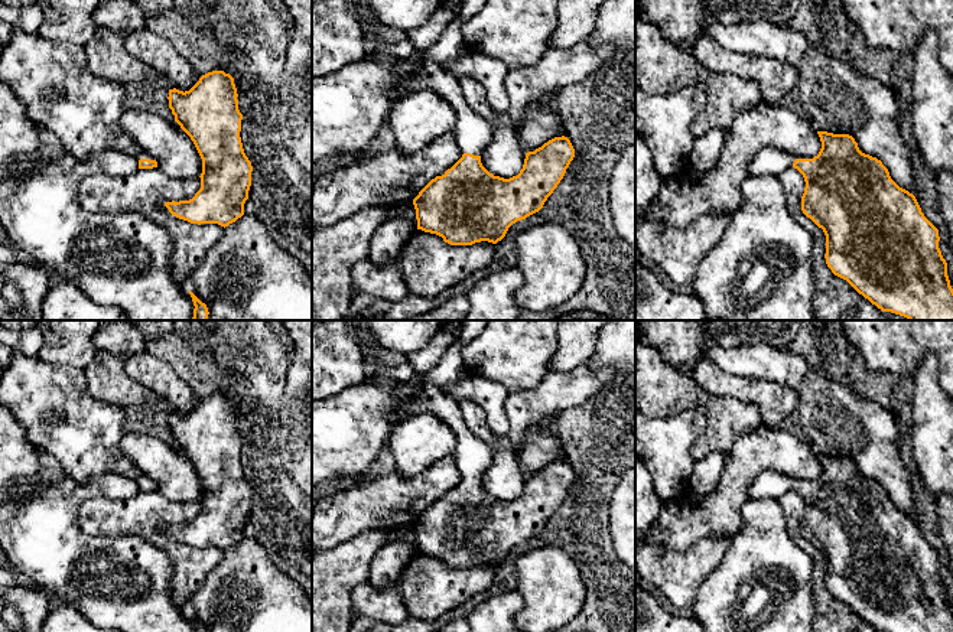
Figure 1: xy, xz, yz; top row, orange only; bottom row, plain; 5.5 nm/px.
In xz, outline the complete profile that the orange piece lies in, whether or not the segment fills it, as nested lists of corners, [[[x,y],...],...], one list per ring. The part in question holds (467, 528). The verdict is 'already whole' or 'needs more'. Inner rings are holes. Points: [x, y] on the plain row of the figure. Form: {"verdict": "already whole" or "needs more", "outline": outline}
{"verdict": "needs more", "outline": [[[456,339],[442,355],[439,364],[422,375],[419,392],[404,405],[390,413],[390,420],[401,423],[419,413],[432,413],[449,424],[458,443],[455,465],[462,480],[442,499],[432,502],[413,522],[417,553],[436,557],[451,569],[472,569],[488,564],[497,567],[517,544],[539,535],[563,502],[575,480],[575,472],[565,459],[554,460],[534,475],[526,476],[523,492],[517,499],[504,502],[489,496],[481,486],[481,476],[491,463],[491,449],[466,427],[459,401],[449,392],[466,368],[462,343]]]}

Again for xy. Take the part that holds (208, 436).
{"verdict": "already whole", "outline": [[[212,394],[189,414],[169,413],[175,444],[193,465],[201,482],[201,512],[189,524],[165,525],[172,538],[191,547],[228,550],[244,538],[253,489],[244,476],[234,401]]]}

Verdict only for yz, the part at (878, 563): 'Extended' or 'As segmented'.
Extended

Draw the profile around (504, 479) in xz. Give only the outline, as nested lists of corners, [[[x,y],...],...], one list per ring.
[[[461,400],[459,410],[466,427],[491,449],[491,463],[481,476],[482,489],[504,502],[523,492],[526,475],[508,436],[494,434],[485,421],[484,410],[472,400]]]

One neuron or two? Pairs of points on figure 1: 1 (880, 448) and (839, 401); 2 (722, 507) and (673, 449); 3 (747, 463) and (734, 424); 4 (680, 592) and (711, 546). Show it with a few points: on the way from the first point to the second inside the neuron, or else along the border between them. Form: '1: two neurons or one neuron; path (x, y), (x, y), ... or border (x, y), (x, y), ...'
1: one neuron; path (868, 436), (845, 413)
2: two neurons; border (689, 486), (666, 502)
3: two neurons; border (761, 422), (753, 430), (747, 430), (727, 453)
4: one neuron; path (680, 580), (702, 557)

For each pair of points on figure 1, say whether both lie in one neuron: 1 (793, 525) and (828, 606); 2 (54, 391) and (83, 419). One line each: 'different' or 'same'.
1: same
2: same

